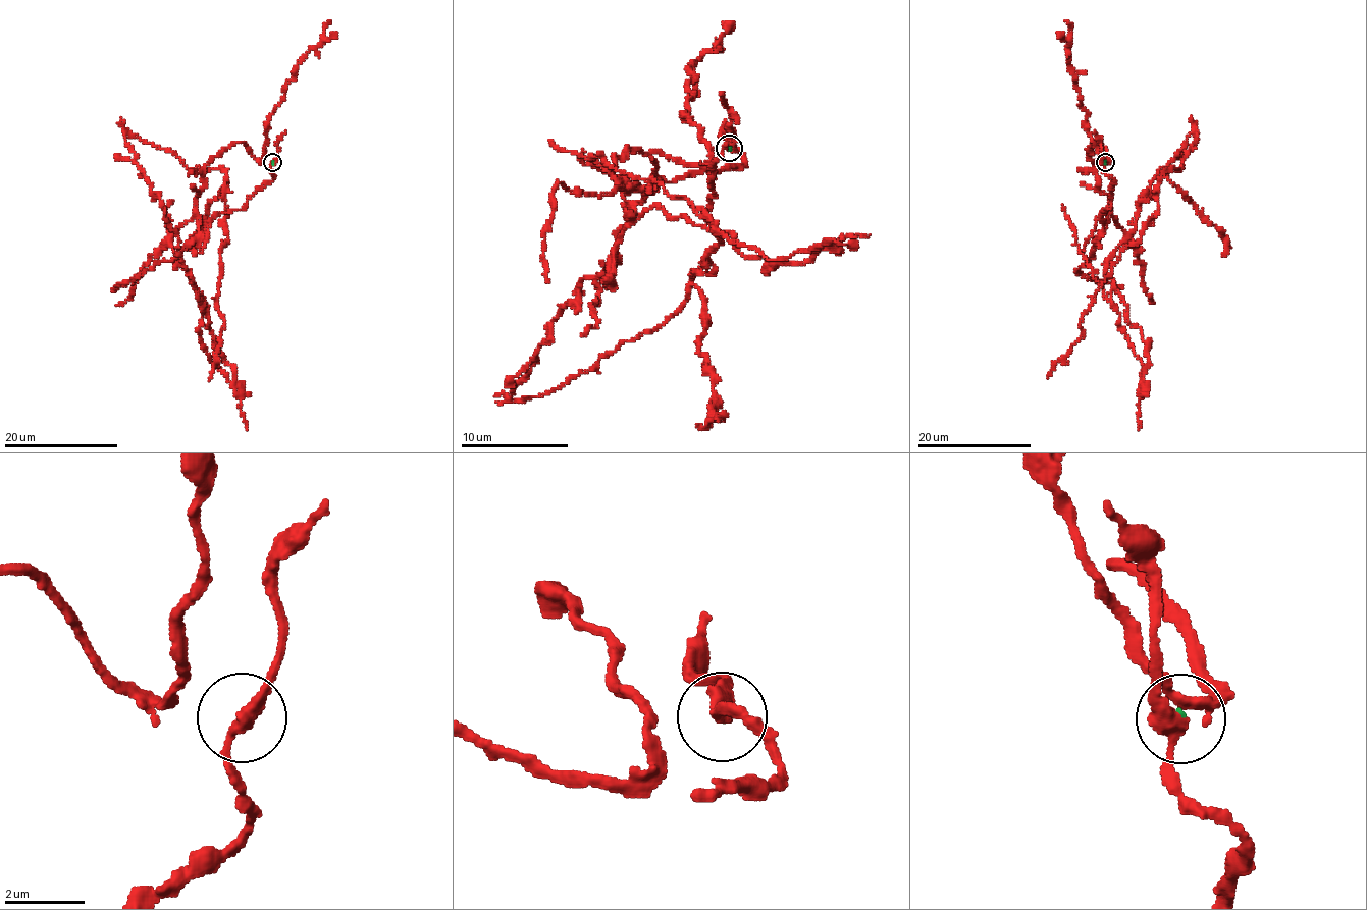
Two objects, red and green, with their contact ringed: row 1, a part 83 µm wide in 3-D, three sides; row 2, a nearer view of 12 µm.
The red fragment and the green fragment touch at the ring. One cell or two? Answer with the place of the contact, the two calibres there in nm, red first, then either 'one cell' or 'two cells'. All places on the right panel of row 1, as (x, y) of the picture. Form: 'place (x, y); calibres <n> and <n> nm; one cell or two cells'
place (1105, 162); calibres 360 and 60 nm; two cells

